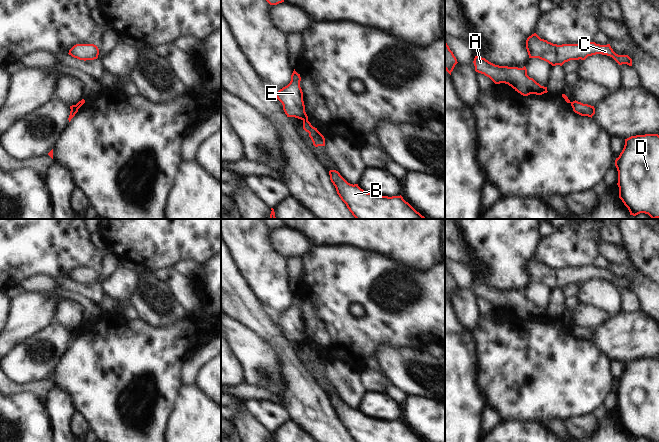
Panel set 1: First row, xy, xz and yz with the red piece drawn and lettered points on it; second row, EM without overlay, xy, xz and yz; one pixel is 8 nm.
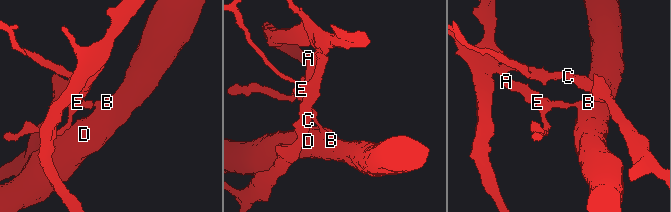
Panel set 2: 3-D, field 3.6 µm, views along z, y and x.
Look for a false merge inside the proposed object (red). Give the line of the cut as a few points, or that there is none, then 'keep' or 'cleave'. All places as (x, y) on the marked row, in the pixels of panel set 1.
xz (303, 119), (307, 120) | cleave

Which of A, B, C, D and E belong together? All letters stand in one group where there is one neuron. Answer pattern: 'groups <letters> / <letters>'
groups A C E / B D

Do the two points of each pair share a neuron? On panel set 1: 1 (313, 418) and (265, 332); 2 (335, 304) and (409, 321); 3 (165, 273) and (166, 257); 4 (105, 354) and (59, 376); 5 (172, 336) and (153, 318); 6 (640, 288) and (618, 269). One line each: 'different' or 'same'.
1: same
2: same
3: different
4: same
5: different
6: same

